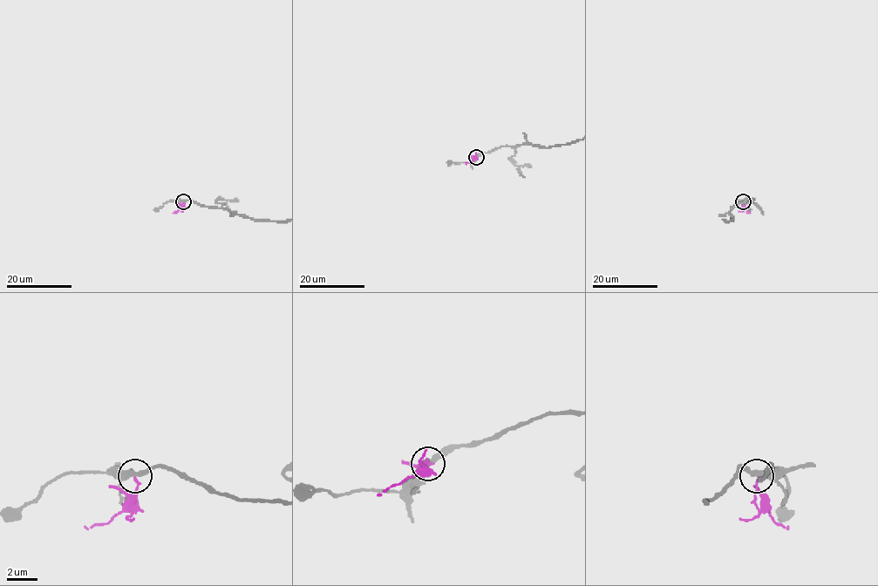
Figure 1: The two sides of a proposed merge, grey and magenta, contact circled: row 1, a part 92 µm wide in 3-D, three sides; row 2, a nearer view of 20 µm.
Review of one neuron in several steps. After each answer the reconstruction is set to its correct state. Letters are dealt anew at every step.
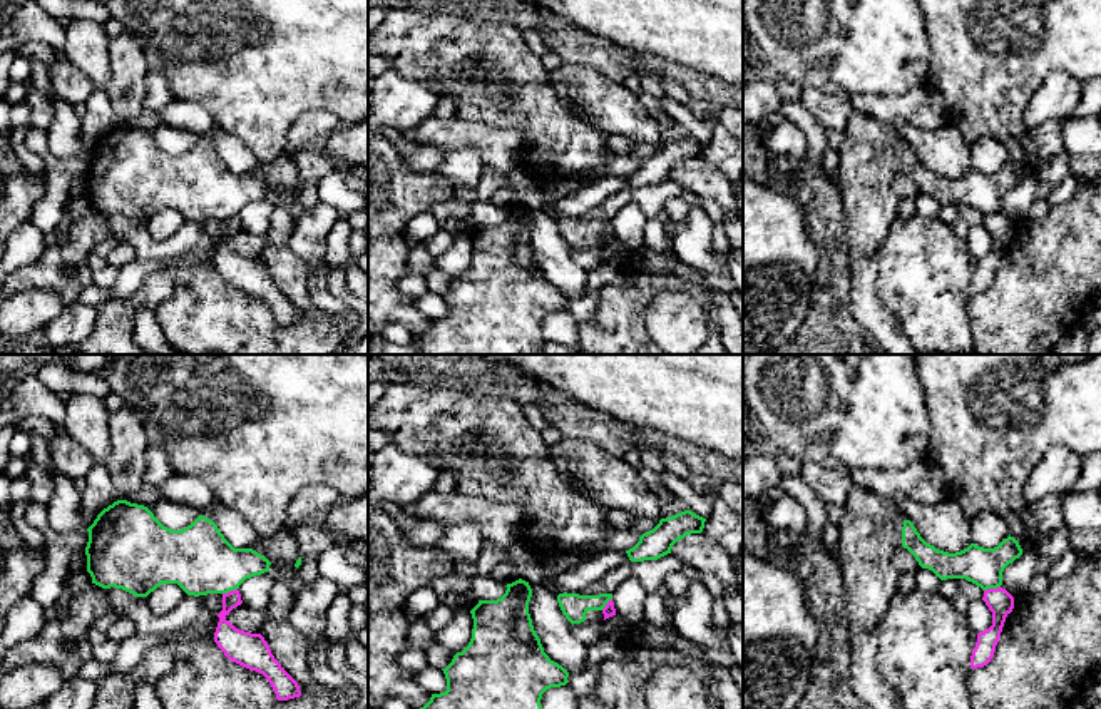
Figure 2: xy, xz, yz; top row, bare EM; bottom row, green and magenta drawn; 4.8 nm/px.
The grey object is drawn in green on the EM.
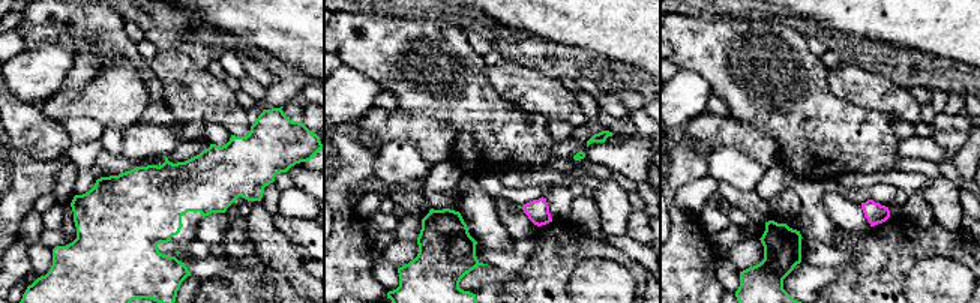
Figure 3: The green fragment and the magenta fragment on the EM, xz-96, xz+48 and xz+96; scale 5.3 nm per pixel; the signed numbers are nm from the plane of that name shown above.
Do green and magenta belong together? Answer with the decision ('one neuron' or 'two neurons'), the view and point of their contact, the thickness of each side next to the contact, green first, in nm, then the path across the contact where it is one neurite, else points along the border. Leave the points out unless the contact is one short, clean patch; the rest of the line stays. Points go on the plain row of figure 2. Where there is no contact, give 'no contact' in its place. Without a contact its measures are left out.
two neurons; meets green in yz at (991, 213); 180 nm thick on the green side, 120 nm on the other; border along yz (999, 211), (984, 216)

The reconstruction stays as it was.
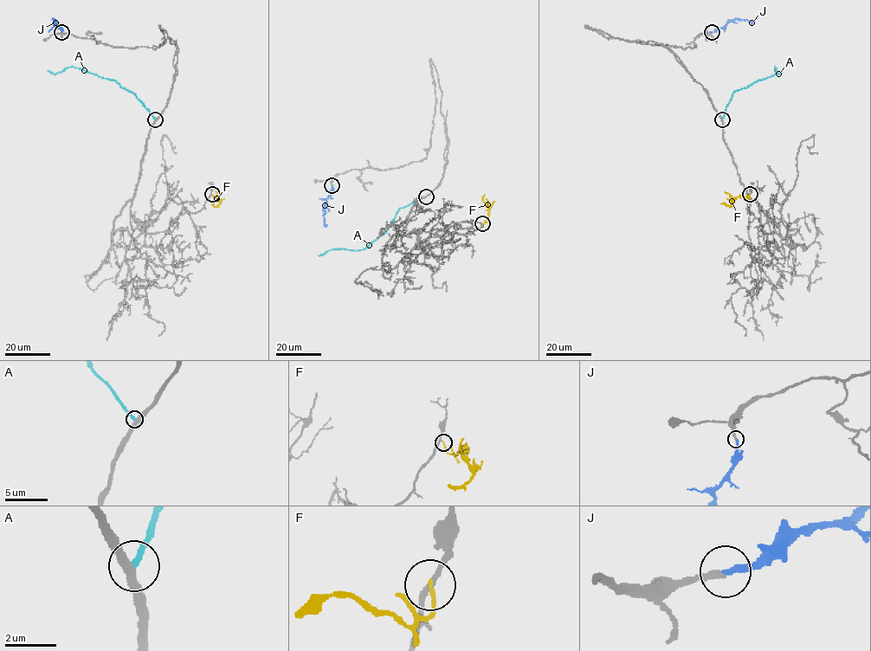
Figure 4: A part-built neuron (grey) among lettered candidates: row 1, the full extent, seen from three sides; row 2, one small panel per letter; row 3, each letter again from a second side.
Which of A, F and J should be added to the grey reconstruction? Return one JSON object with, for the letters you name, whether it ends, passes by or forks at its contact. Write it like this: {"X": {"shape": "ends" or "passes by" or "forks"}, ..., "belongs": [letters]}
{"J": {"shape": "ends"}, "belongs": ["J"]}

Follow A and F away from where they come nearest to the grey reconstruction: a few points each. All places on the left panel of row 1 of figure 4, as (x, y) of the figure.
A: (155, 119), (134, 93), (116, 81), (73, 67), (56, 74), (48, 70)
F: (211, 194), (215, 197), (217, 196), (219, 200), (216, 206), (214, 203)

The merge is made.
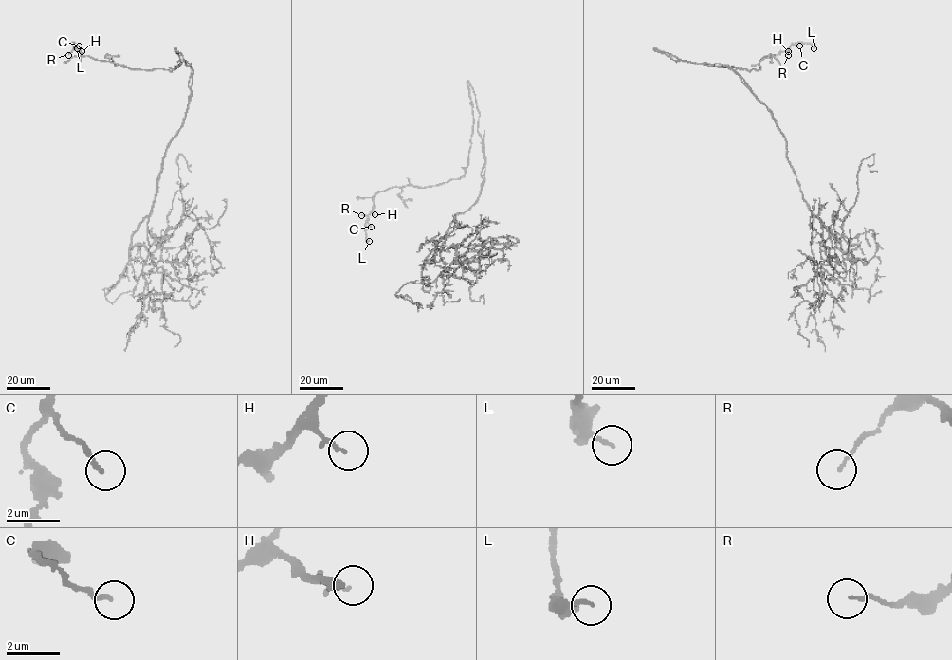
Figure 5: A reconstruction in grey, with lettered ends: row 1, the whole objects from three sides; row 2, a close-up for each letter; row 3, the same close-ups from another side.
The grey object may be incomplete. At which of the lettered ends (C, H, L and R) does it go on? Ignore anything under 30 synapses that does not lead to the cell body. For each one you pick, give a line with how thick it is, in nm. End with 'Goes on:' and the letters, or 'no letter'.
Goes on: no letter

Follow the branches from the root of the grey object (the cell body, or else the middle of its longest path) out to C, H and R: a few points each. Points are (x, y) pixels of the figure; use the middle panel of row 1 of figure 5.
C: (479, 194), (485, 158), (468, 82), (473, 127), (464, 175), (436, 185), (378, 192), (367, 221), (371, 227)
H: (479, 194), (485, 158), (468, 82), (473, 127), (464, 175), (436, 185), (379, 192), (374, 198), (375, 214)
R: (479, 194), (485, 158), (468, 82), (473, 127), (464, 175), (436, 185), (379, 192), (372, 211), (361, 215)

